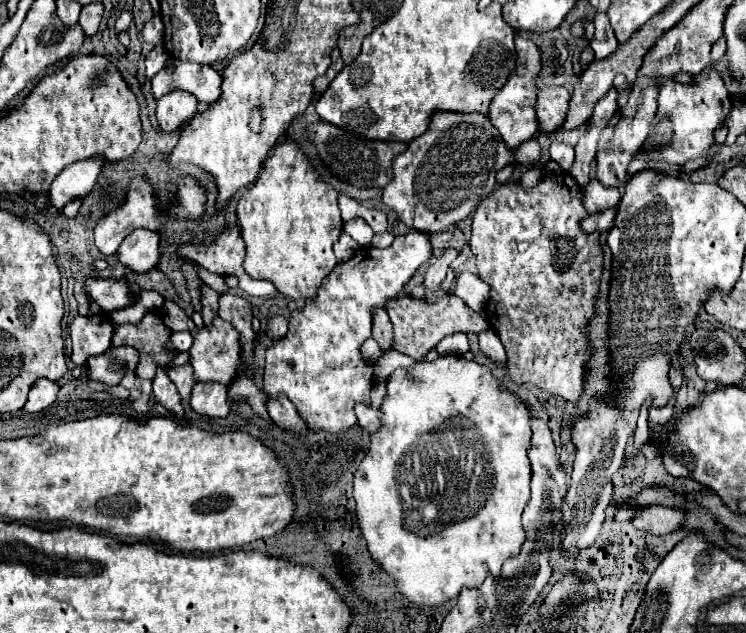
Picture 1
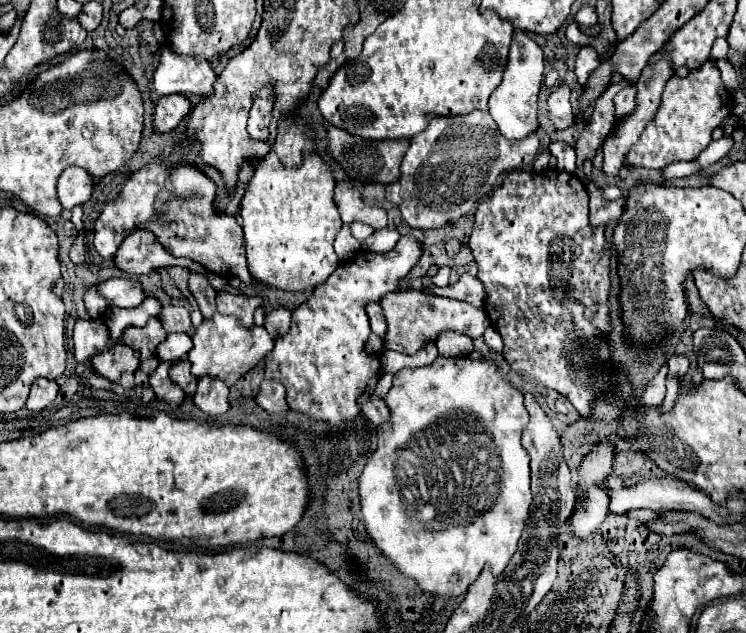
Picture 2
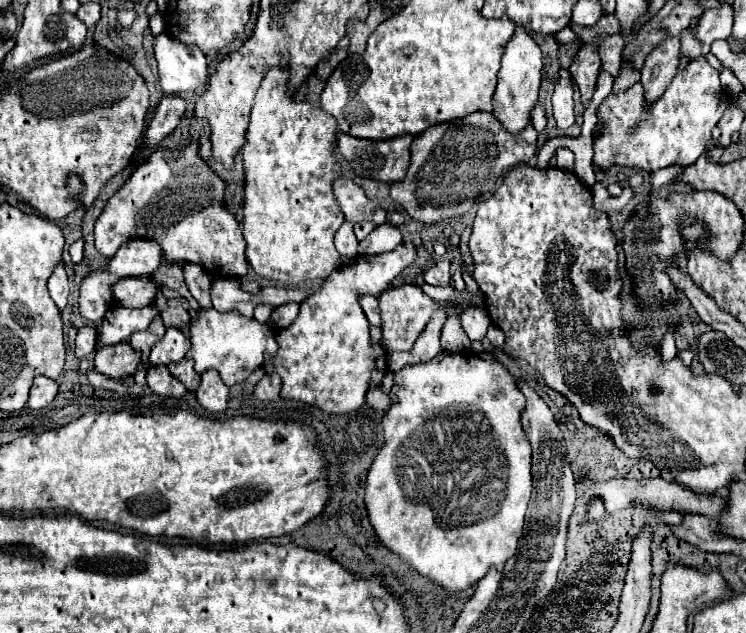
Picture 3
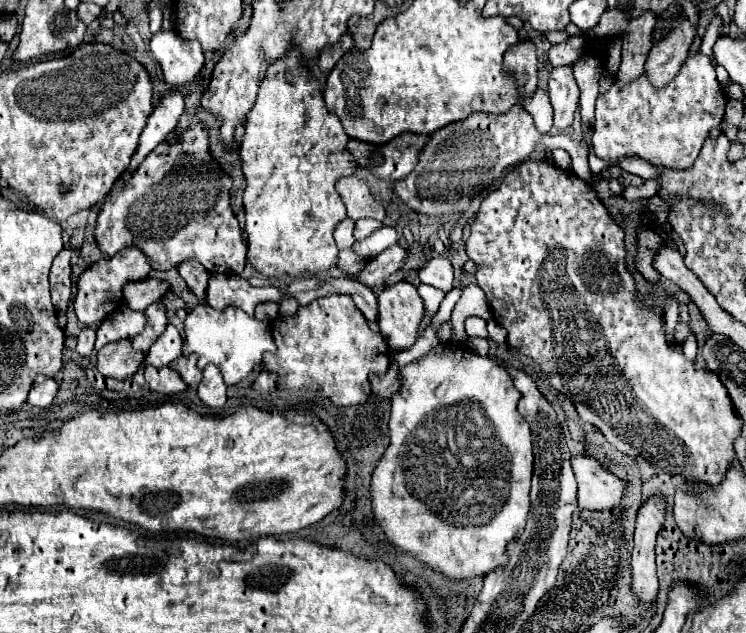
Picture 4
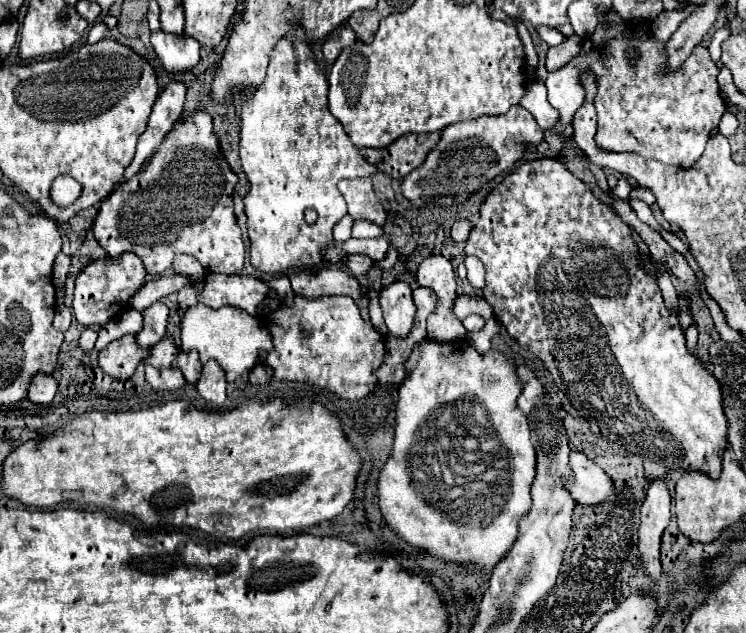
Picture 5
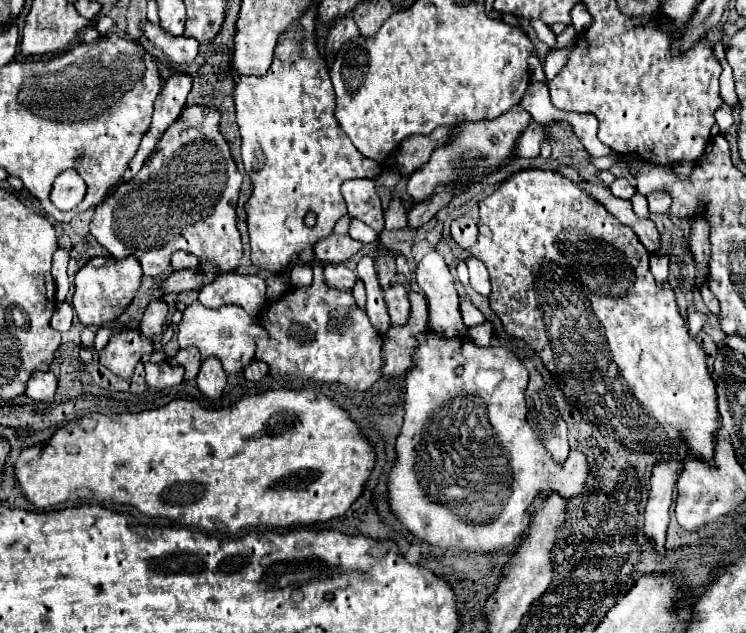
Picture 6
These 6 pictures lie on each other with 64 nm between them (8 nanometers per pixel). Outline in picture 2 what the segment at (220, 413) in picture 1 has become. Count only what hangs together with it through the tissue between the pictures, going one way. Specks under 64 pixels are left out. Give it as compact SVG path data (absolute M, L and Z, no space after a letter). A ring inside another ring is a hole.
M204 376L198 380L198 388L194 394L194 404L210 414L210 416L222 416L228 412L228 386L222 380Z

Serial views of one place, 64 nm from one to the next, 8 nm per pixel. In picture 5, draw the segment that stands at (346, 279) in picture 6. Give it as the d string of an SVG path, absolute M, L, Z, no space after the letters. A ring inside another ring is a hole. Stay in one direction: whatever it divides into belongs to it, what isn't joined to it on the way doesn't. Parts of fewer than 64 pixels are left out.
M322 268L320 272L296 272L292 274L292 290L302 298L320 298L320 296L352 296L358 308L370 308L368 290L360 280L338 268Z

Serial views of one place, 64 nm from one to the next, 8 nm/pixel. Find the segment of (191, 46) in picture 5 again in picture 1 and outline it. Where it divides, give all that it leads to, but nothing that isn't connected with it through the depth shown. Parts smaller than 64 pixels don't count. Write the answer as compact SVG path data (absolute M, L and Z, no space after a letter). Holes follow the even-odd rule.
M174 60L174 68L164 68L152 78L152 94L154 98L162 98L172 88L182 88L198 98L200 104L214 104L220 98L222 76L202 64Z

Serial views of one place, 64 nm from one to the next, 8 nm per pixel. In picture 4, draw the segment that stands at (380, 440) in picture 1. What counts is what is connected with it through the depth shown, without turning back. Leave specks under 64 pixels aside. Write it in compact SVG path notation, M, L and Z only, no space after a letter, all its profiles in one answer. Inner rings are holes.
M440 344L426 358L400 370L400 390L392 396L388 422L390 446L370 482L372 512L394 546L456 584L506 566L508 544L526 524L534 456L528 422L516 410L520 398L504 366L454 344Z

